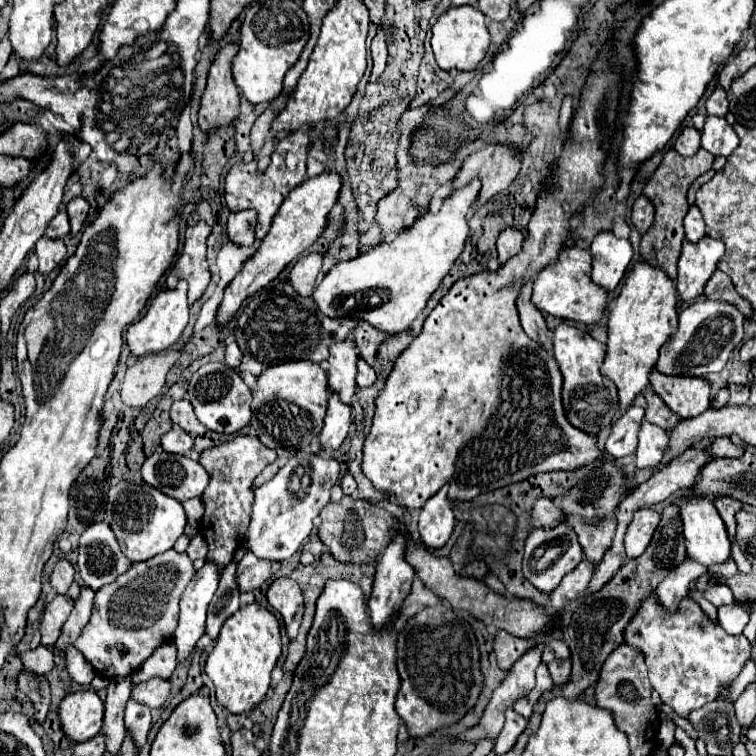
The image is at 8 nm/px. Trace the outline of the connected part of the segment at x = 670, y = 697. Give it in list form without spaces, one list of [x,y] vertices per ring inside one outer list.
[[[655,593],[641,601],[641,611],[637,609],[637,615],[627,623],[625,643],[645,655],[653,689],[661,695],[665,705],[685,719],[691,711],[717,699],[721,687],[731,685],[751,657],[751,643],[747,637],[725,633],[695,601],[685,597],[677,605],[677,611],[669,613],[661,607]]]

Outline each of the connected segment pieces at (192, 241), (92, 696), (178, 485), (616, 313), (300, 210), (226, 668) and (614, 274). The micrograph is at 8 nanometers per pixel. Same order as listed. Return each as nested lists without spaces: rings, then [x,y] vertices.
[[[199,221],[193,227],[187,227],[183,253],[179,255],[177,263],[167,275],[169,289],[173,289],[175,283],[179,283],[179,279],[185,279],[189,283],[189,303],[195,303],[205,293],[211,281],[209,263],[205,257],[209,233],[211,233],[211,227],[205,221]]]
[[[93,689],[71,693],[59,705],[61,727],[75,743],[87,741],[101,731],[101,715],[105,715],[105,705]]]
[[[155,451],[147,457],[141,475],[143,481],[179,501],[201,497],[209,485],[209,473],[201,463],[167,451]]]
[[[635,263],[629,271],[625,285],[609,313],[609,341],[607,357],[601,375],[611,379],[619,391],[619,409],[625,411],[633,405],[635,397],[649,385],[649,375],[655,369],[661,345],[677,331],[677,291],[667,275],[649,263]]]
[[[329,171],[329,173],[321,173],[317,177],[307,179],[305,183],[301,183],[287,195],[287,199],[283,201],[281,209],[277,211],[273,219],[269,235],[265,235],[265,239],[261,241],[261,247],[247,259],[243,271],[225,289],[223,301],[217,311],[217,321],[221,325],[225,325],[237,313],[237,309],[247,297],[251,297],[255,291],[265,287],[269,281],[273,281],[283,271],[283,267],[287,267],[293,259],[299,257],[299,253],[309,249],[321,237],[329,221],[327,217],[339,199],[341,185],[343,185],[341,175]]]
[[[257,603],[241,607],[233,617],[229,617],[223,623],[215,647],[209,653],[205,665],[205,673],[215,685],[219,705],[229,709],[231,713],[253,711],[263,701],[269,689],[271,671],[277,665],[279,655],[281,655],[281,627],[275,615]]]
[[[601,231],[593,239],[589,251],[593,257],[593,281],[603,289],[613,291],[623,279],[633,257],[629,239],[619,239],[613,231]]]

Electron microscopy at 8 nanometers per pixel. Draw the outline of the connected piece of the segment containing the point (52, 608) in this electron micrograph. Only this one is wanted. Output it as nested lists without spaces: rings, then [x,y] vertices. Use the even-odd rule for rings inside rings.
[[[57,595],[47,609],[43,611],[43,619],[41,619],[41,643],[47,647],[53,647],[55,641],[61,635],[61,627],[65,623],[65,619],[69,617],[69,611],[73,609],[73,599],[67,595]]]

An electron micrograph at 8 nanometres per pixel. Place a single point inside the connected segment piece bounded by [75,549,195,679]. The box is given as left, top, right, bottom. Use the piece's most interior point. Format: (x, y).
(136, 613)

